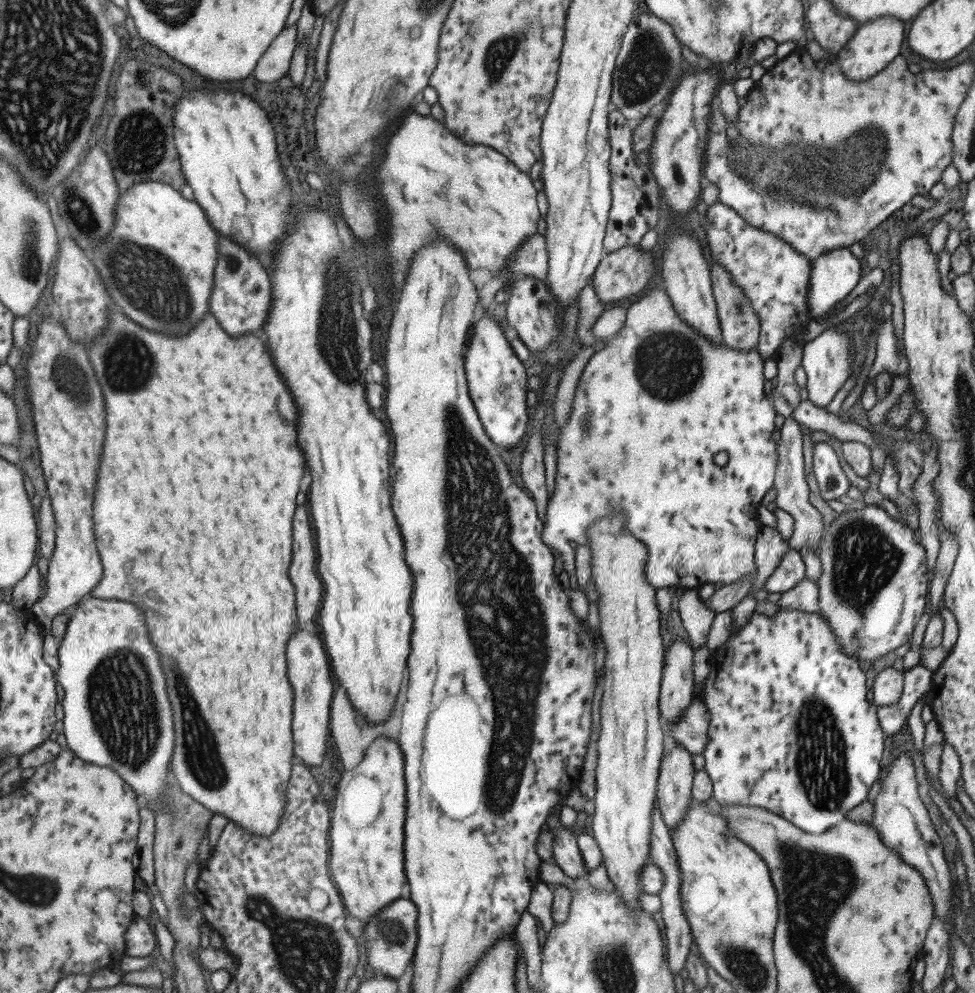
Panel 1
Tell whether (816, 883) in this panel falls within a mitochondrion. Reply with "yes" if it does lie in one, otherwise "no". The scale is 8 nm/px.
yes

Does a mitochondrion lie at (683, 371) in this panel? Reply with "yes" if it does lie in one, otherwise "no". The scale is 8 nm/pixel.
yes

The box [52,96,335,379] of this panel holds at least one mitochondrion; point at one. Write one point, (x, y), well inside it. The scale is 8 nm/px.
(148, 279)

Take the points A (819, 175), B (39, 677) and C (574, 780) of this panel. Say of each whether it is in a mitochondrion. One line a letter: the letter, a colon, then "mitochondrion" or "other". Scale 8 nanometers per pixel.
A: mitochondrion
B: other
C: other

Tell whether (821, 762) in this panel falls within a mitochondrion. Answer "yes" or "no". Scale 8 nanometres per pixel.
yes

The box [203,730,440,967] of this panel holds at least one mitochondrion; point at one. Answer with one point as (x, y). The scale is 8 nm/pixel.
(392, 932)

